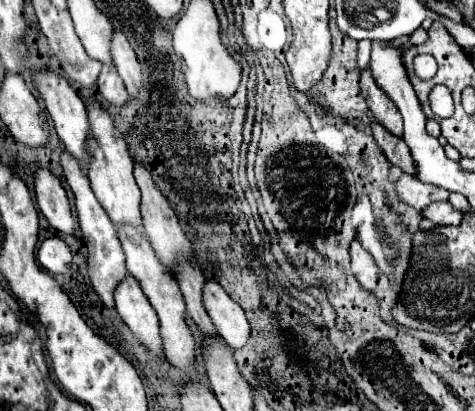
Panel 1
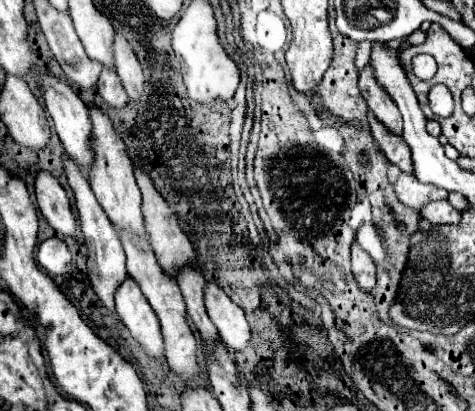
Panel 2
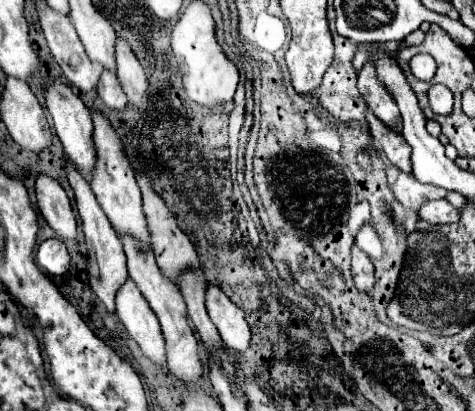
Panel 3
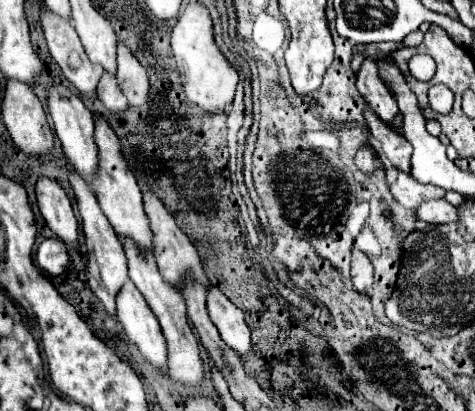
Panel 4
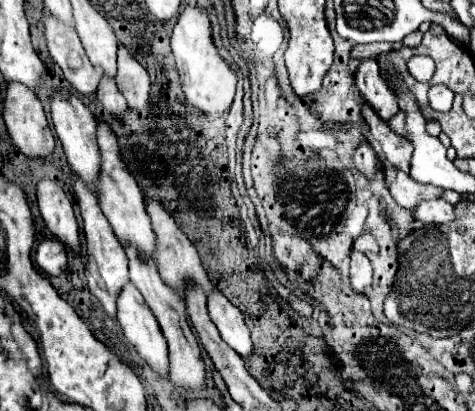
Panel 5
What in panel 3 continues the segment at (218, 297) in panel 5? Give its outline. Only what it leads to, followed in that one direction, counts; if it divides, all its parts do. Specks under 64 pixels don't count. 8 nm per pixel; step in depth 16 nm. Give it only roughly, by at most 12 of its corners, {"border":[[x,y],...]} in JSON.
{"border":[[214,284],[206,308],[226,346],[244,354],[244,312]]}

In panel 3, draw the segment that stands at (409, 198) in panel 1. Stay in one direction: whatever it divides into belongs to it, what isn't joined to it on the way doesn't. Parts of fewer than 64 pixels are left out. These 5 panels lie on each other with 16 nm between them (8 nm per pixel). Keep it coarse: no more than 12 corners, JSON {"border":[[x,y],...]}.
{"border":[[400,172],[392,192],[402,206],[422,202],[446,196],[444,188],[420,184]]}

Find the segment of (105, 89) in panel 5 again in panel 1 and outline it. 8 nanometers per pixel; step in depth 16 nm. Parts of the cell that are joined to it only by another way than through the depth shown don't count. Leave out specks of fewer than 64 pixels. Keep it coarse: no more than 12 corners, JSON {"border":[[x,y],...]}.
{"border":[[104,64],[98,94],[112,106],[124,106],[126,88],[116,72]]}

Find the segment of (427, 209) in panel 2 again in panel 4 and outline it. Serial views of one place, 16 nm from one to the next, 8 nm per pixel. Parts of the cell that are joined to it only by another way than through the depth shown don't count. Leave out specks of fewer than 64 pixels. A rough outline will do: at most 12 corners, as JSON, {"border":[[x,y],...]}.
{"border":[[428,200],[414,212],[428,224],[456,220],[456,208],[446,200]]}

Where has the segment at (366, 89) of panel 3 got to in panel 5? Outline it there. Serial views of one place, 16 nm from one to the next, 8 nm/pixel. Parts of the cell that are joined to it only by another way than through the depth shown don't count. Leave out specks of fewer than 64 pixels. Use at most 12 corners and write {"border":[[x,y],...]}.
{"border":[[374,58],[354,74],[362,98],[382,120],[398,112],[396,92]]}

